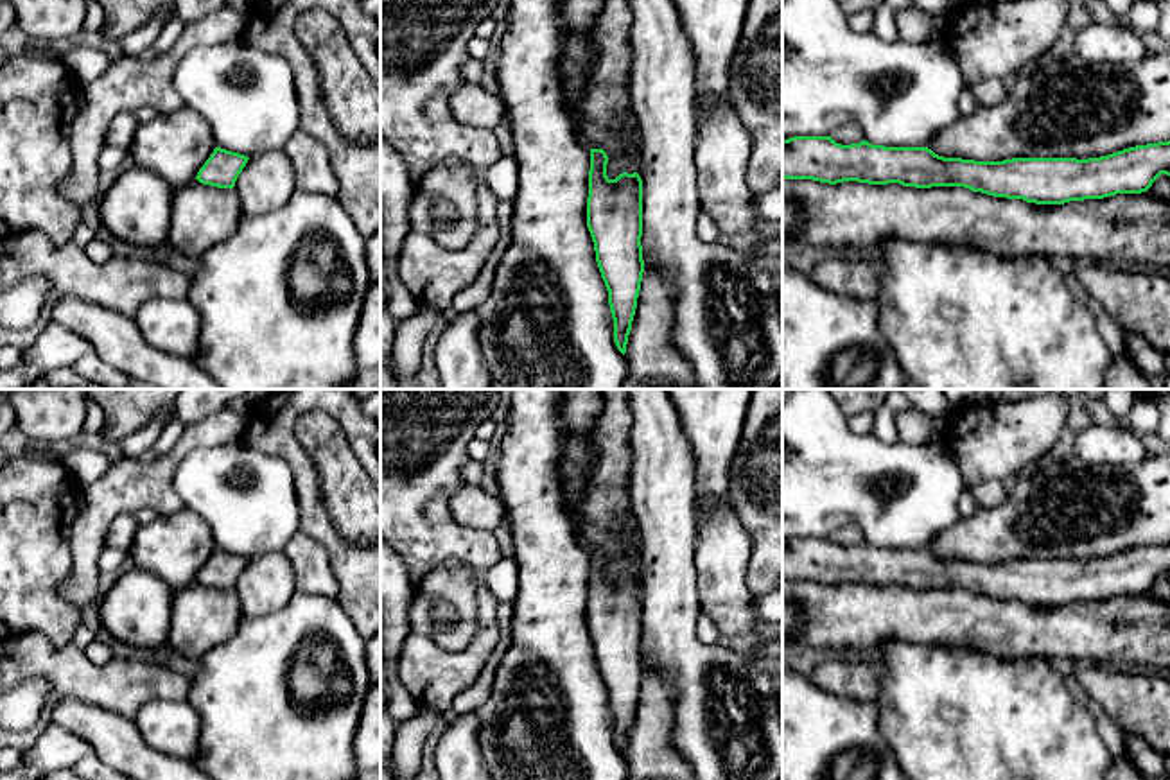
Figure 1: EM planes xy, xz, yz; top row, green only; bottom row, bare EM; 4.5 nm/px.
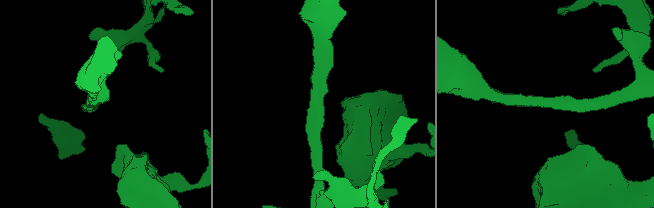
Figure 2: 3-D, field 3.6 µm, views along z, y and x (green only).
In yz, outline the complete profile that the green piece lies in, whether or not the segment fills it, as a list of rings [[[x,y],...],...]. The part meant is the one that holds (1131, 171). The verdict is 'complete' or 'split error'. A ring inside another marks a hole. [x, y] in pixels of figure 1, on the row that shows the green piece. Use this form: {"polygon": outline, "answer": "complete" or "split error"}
{"polygon": [[[793,136],[782,140],[782,178],[820,183],[858,181],[869,185],[899,183],[903,186],[964,186],[994,197],[1023,199],[1035,204],[1104,199],[1116,194],[1141,194],[1161,176],[1170,176],[1170,140],[1129,147],[1100,158],[1012,158],[974,161],[944,158],[928,147],[885,147],[867,140],[842,145],[831,136]]], "answer": "complete"}

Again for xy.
{"polygon": [[[215,147],[196,179],[217,188],[233,188],[239,174],[248,163],[248,156]]], "answer": "complete"}

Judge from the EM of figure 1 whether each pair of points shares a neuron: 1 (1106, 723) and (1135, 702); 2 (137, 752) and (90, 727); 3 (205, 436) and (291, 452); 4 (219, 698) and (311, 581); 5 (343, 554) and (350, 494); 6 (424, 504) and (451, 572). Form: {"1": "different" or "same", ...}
{"1": "different", "2": "same", "3": "different", "4": "different", "5": "different", "6": "different"}

